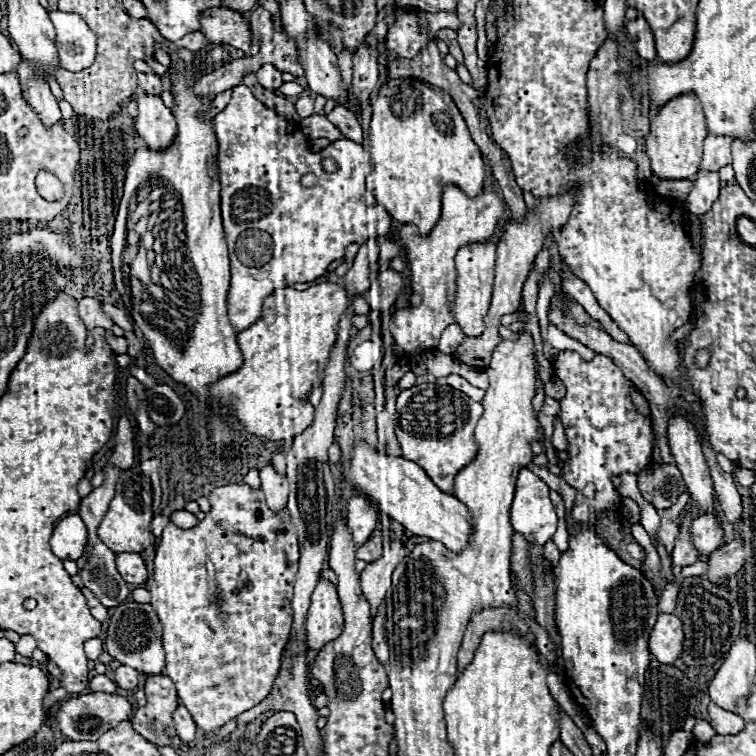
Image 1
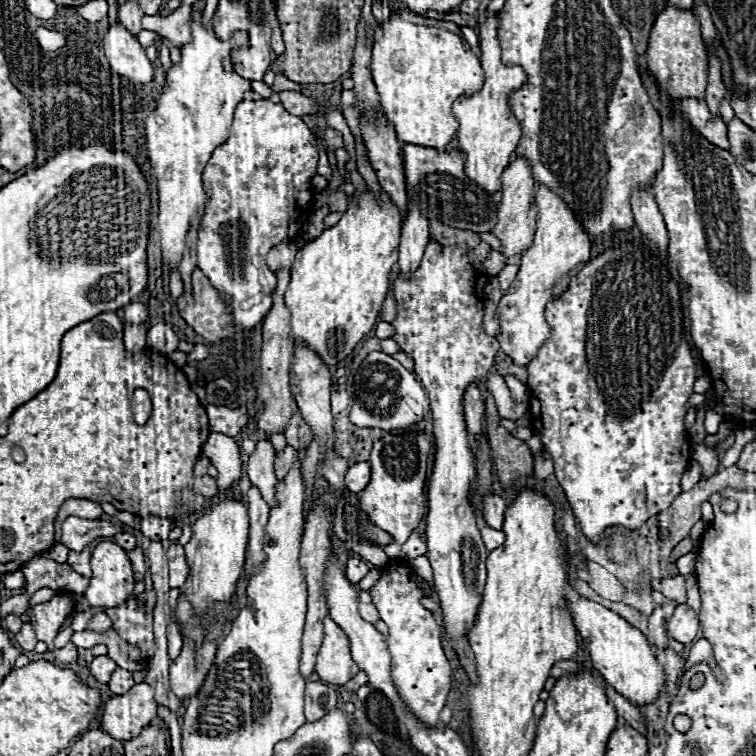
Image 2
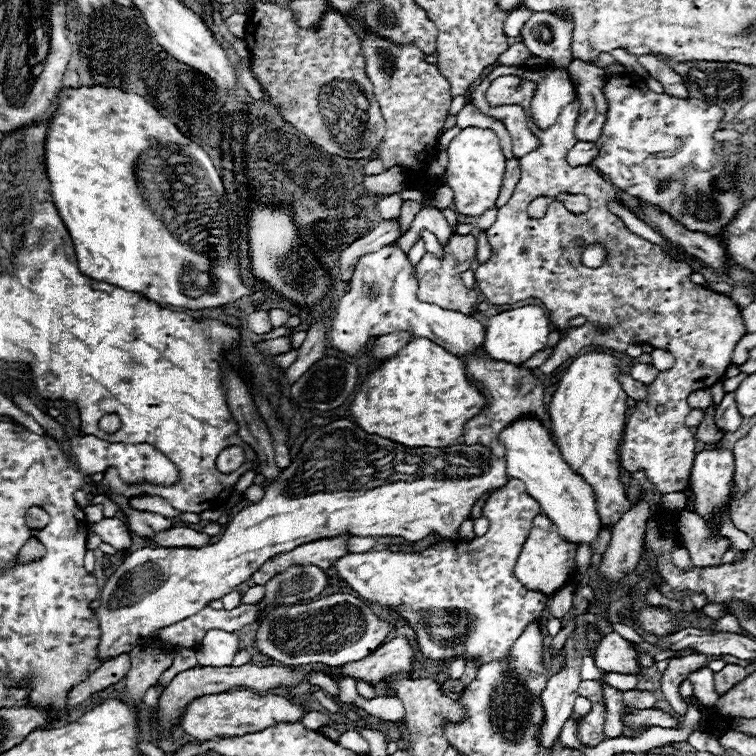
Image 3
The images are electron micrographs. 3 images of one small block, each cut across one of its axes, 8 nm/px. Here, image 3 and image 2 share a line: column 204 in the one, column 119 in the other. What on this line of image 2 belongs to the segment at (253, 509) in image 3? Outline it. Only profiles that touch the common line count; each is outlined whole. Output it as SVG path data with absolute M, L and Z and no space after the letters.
M102 540L92 552L92 578L84 592L90 606L116 608L124 604L134 588L132 560L128 552L112 540Z

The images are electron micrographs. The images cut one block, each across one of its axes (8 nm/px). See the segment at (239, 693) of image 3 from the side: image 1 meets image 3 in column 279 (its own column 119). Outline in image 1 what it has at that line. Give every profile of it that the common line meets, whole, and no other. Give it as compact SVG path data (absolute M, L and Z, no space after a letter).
M90 692L90 694L84 694L84 696L78 696L78 698L72 698L72 700L64 702L60 706L56 718L58 718L58 726L60 726L64 736L68 736L72 740L96 740L106 730L116 728L120 722L128 720L130 714L132 714L132 706L124 696Z

